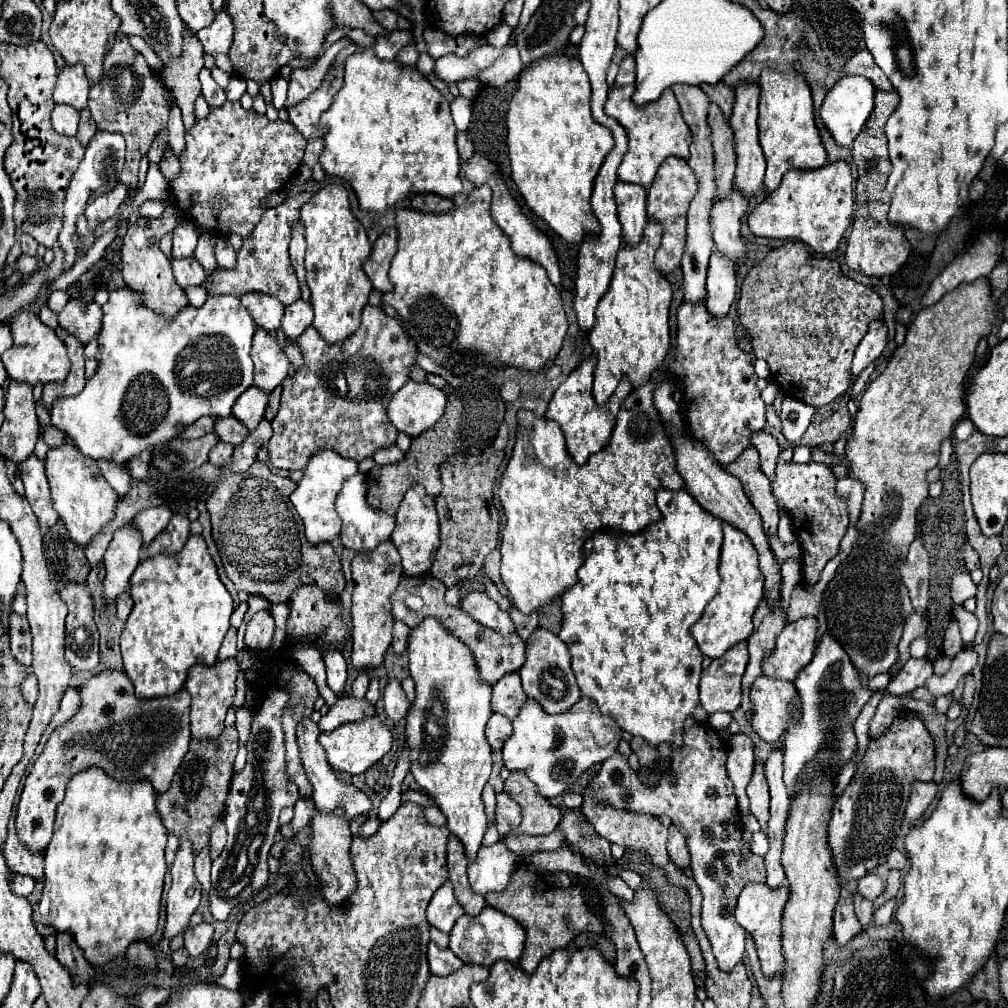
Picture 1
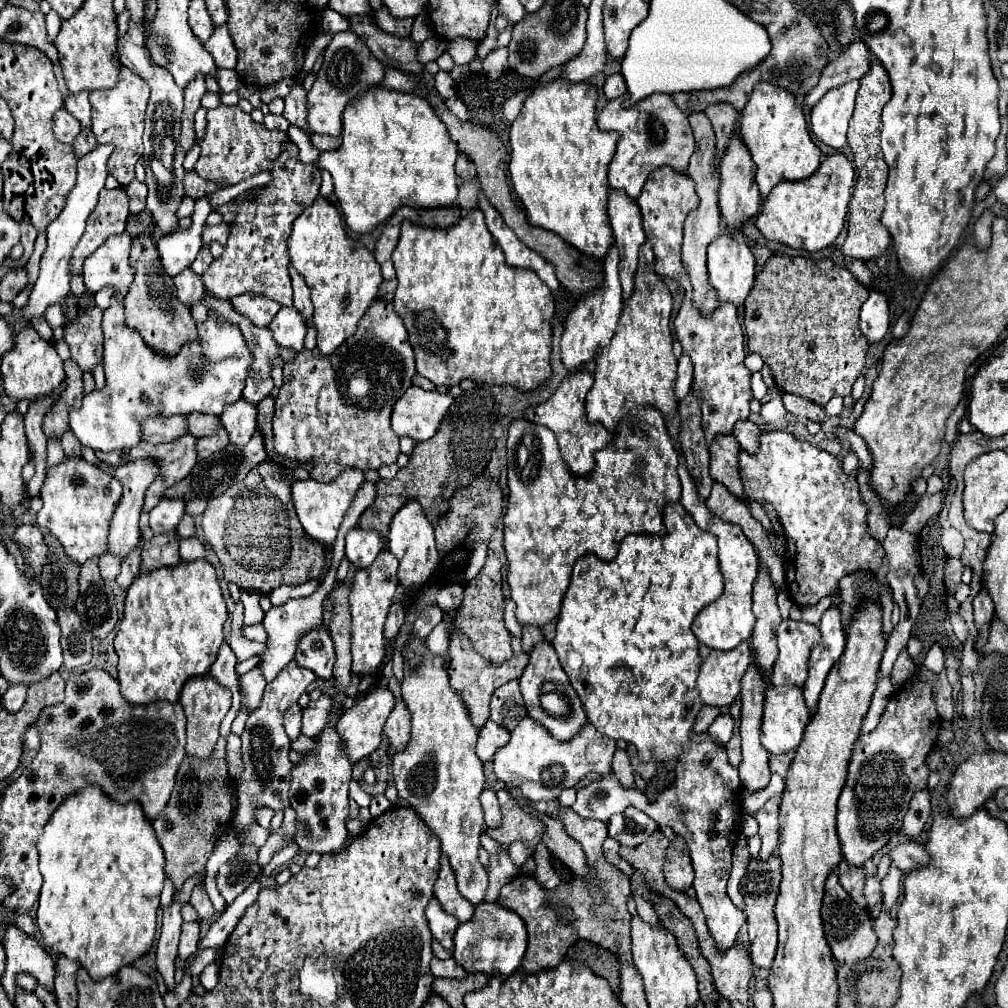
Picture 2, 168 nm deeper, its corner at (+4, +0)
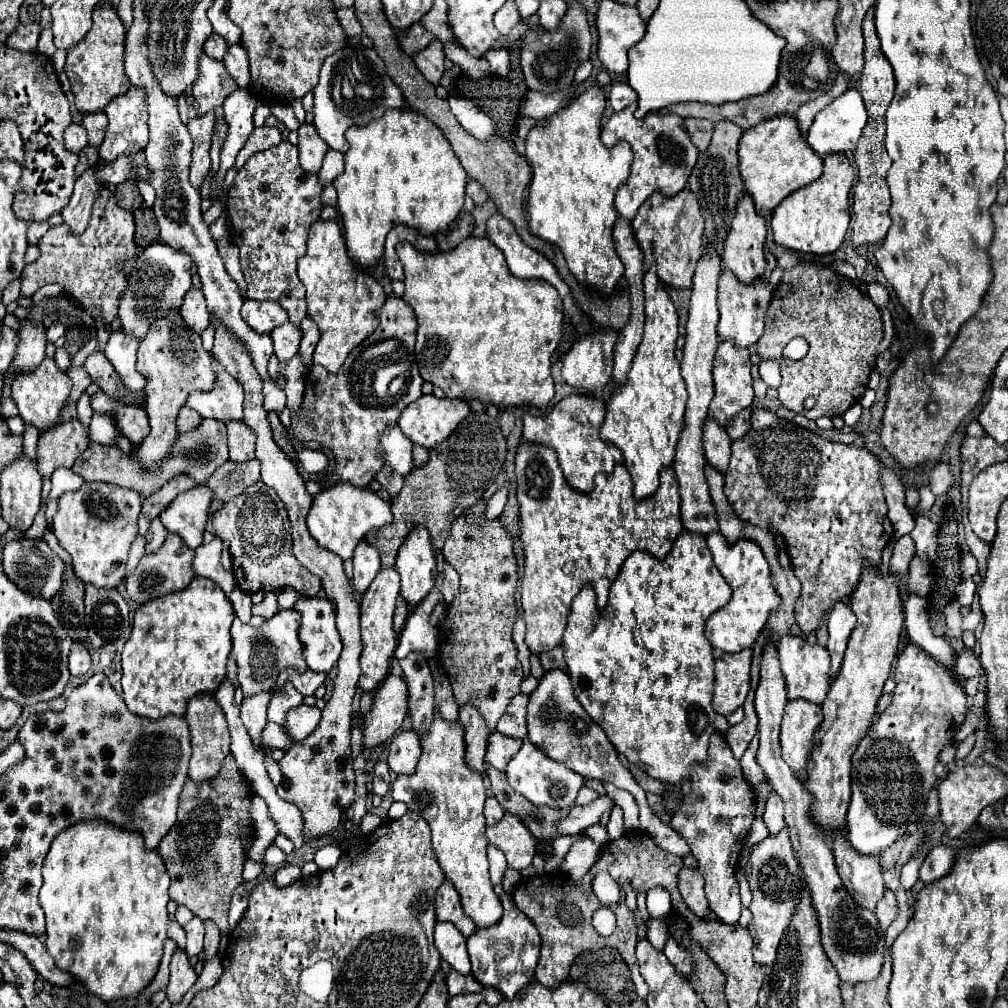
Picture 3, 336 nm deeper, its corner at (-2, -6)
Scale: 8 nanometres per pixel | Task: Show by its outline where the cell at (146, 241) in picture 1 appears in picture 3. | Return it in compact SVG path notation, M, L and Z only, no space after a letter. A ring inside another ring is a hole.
M171 313L167 319L157 319L145 339L139 343L137 351L137 371L147 379L147 415L149 418L149 437L139 447L139 463L157 465L169 453L173 439L179 435L175 427L175 417L181 405L185 405L189 393L213 389L217 375L211 367L211 355L201 347L201 337L185 327L179 313Z

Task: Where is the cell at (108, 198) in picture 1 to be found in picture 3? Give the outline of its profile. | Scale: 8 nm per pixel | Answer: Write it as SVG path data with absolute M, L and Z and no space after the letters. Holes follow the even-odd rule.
M103 185L101 193L97 193L97 201L93 203L93 213L85 233L75 237L65 223L55 225L41 237L39 249L39 259L23 269L21 297L33 297L39 287L47 283L59 283L63 291L77 301L77 305L99 317L105 325L111 325L117 317L119 297L127 283L123 263L133 259L139 249L135 243L133 213L121 209L113 193Z

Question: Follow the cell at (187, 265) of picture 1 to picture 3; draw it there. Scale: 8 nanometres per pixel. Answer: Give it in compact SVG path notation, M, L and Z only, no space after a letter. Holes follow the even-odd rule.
M189 289L189 293L185 295L183 307L181 307L181 317L185 319L185 323L189 325L189 329L193 333L203 333L207 329L209 321L209 311L205 305L205 297L201 293L201 289Z

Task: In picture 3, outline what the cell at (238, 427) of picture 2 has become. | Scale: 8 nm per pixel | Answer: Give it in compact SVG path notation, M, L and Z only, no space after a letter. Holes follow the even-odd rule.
M241 421L227 423L227 445L231 461L245 463L255 459L255 435Z

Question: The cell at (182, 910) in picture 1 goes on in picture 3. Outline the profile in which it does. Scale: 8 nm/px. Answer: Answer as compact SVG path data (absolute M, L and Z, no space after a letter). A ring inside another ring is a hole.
M177 949L173 953L173 959L171 959L171 979L169 979L169 985L167 985L167 999L173 1005L181 1003L183 995L191 989L191 985L195 981L197 981L197 975L195 975L193 967L189 965L187 953Z

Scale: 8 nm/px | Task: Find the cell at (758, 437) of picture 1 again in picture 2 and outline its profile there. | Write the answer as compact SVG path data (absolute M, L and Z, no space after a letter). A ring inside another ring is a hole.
M737 421L735 427L733 427L733 435L737 437L739 445L741 445L749 455L753 455L753 453L759 449L761 429L759 429L753 421Z

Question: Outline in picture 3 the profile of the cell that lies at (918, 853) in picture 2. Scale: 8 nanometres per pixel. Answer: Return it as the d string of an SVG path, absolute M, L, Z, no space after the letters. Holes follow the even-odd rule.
M943 845L933 847L927 853L927 857L925 857L925 861L919 869L919 879L923 883L933 883L933 881L943 879L951 871L951 867L955 863L955 857L957 857L957 853L949 847L943 847Z

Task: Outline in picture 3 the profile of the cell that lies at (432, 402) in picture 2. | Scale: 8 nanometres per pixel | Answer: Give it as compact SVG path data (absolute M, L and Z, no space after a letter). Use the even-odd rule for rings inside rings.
M423 395L401 413L399 427L413 443L431 449L445 441L469 411L469 403L463 399Z

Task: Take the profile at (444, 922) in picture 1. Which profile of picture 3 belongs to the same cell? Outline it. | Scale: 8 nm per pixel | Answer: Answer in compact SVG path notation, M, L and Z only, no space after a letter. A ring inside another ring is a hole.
M437 923L435 925L435 947L443 961L461 975L471 973L471 963L467 957L465 937L461 937L459 929L453 923Z

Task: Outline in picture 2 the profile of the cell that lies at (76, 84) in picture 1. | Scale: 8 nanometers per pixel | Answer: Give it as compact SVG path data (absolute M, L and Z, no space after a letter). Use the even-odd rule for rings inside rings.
M83 91L79 95L69 95L63 105L75 119L79 119L81 127L91 125L91 107L89 107L89 93Z

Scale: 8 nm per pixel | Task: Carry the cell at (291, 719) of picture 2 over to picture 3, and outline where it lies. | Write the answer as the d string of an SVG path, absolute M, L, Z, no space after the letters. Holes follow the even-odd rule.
M283 685L281 689L275 689L267 707L267 721L285 723L285 713L297 705L303 703L303 695L297 693L297 689L293 689L293 685Z

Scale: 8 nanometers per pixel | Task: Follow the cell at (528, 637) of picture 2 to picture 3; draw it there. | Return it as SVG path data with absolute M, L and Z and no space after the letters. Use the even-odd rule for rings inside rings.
M555 647L553 651L547 651L547 653L539 655L539 657L541 657L541 665L543 665L545 671L549 671L549 669L565 671L567 669L565 659L563 659L563 647Z

